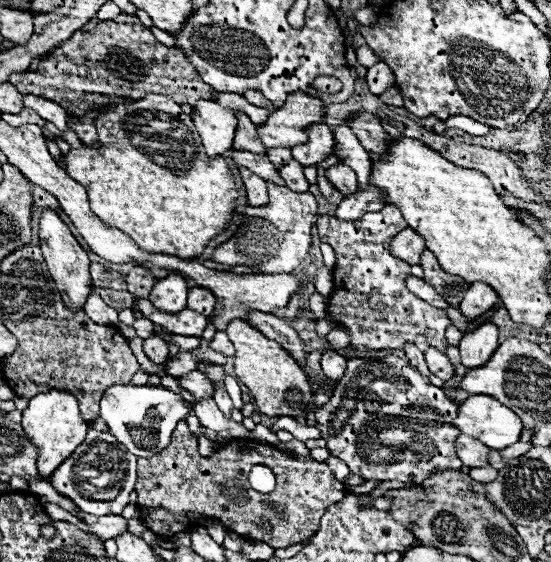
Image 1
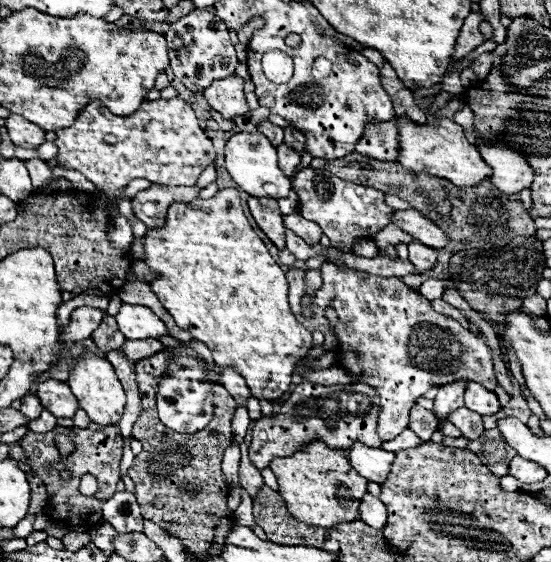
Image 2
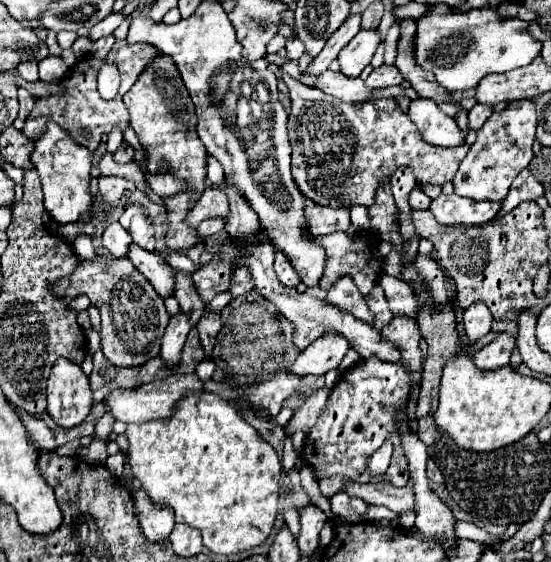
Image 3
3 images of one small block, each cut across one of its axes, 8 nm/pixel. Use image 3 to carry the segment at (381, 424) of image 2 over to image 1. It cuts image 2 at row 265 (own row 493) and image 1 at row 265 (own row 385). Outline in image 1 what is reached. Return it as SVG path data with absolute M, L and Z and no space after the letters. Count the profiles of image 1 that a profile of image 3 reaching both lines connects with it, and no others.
M386 204L380 212L368 212L356 222L338 222L334 216L334 210L332 210L324 216L320 216L316 226L318 226L320 240L330 244L338 258L334 272L332 272L334 292L328 300L328 316L350 332L350 336L352 336L350 346L354 346L358 350L384 350L384 348L404 348L406 342L412 342L422 352L426 352L426 348L430 348L430 346L438 348L440 352L446 350L444 332L450 326L446 312L440 308L432 308L430 304L424 304L424 300L418 300L416 296L412 296L412 292L408 292L404 280L410 274L410 264L396 260L388 252L390 240L400 230L404 230L408 226L408 224L404 224L402 212L396 206Z

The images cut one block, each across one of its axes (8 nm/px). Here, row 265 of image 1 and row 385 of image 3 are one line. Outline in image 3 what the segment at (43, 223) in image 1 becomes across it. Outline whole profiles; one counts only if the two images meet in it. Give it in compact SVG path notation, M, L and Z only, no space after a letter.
M56 360L48 376L48 414L62 428L78 426L92 408L92 390L88 376L70 360Z

